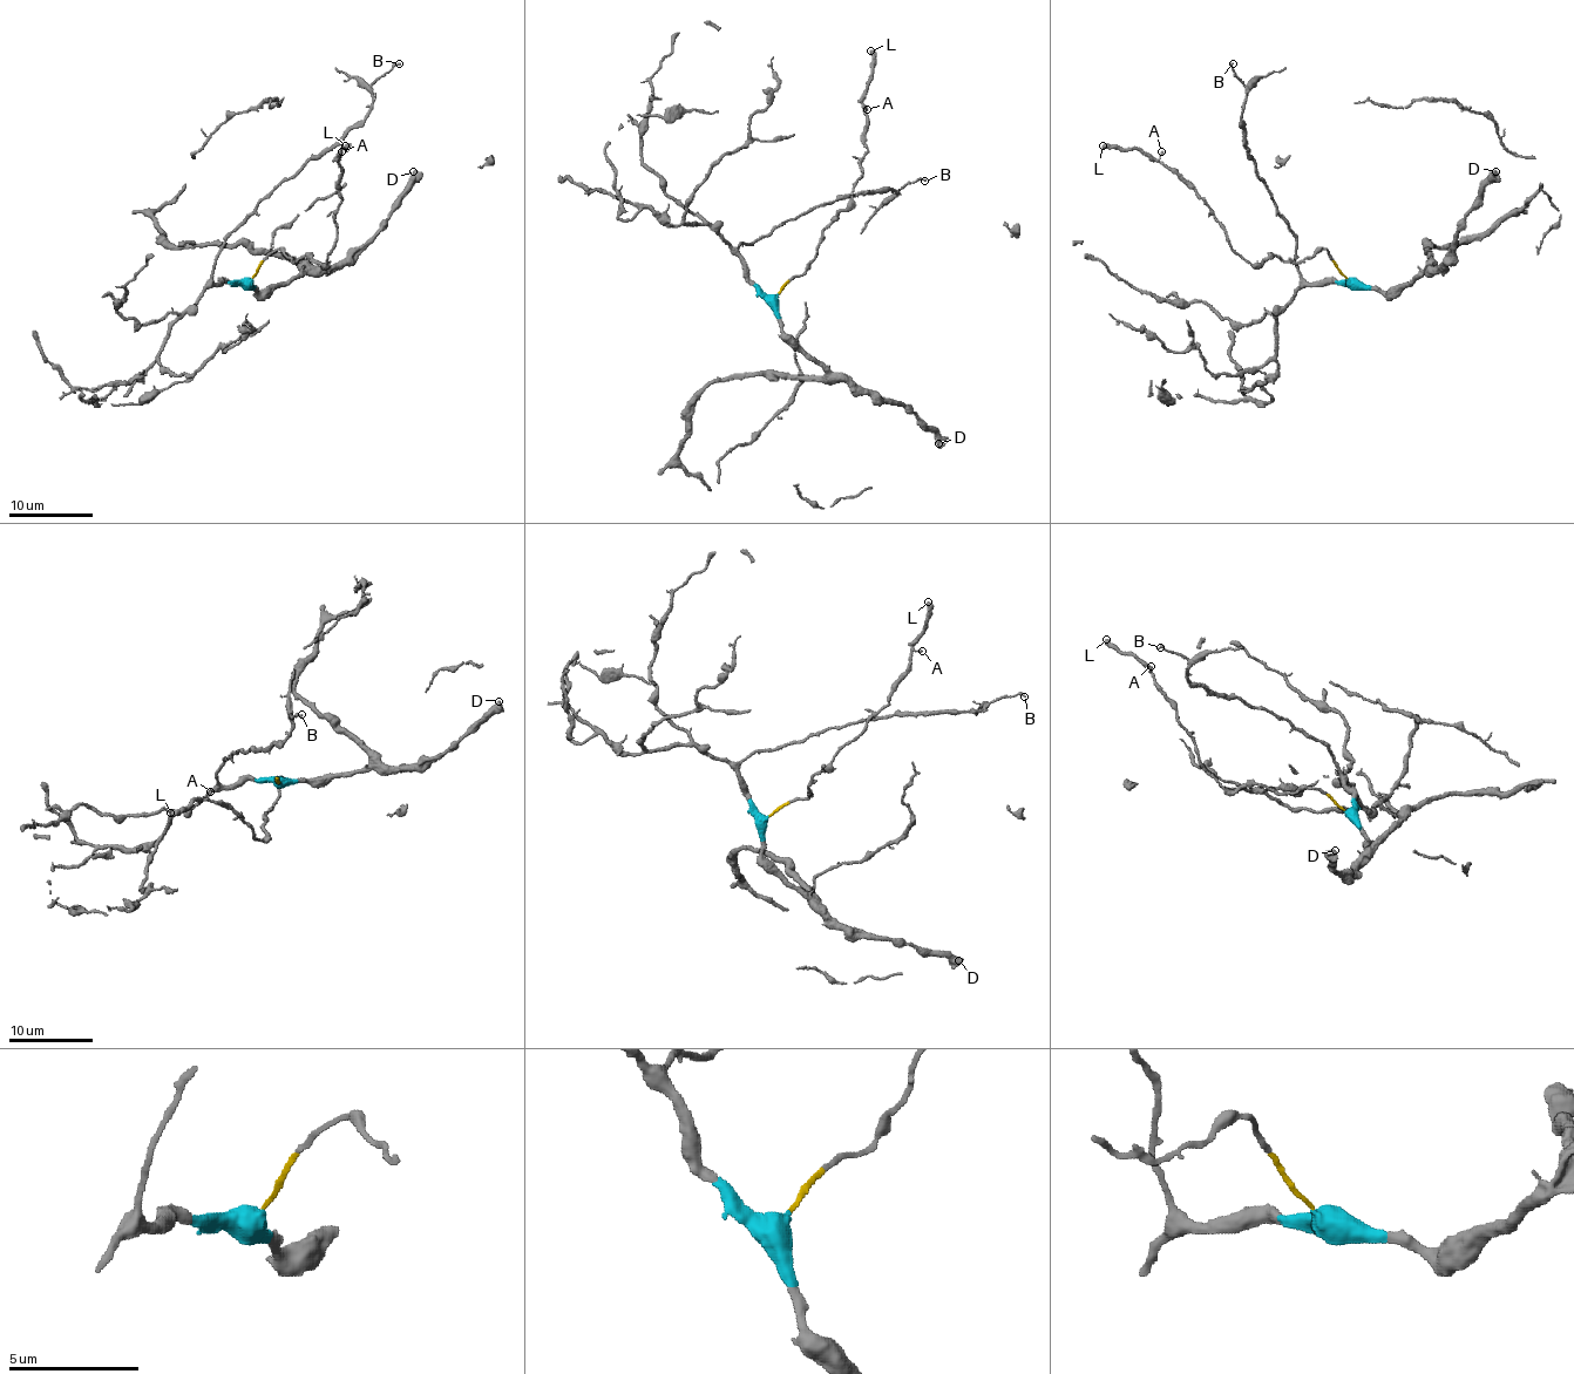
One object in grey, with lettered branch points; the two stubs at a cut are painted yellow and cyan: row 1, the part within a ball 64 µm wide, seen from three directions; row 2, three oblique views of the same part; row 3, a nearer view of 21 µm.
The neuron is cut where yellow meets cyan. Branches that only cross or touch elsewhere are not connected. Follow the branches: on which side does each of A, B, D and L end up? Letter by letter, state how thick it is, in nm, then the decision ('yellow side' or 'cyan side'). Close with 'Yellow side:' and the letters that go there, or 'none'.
A: 130 nm | yellow side
B: 170 nm | cyan side
D: 550 nm | cyan side
L: 420 nm | yellow side
Yellow side: A, L

